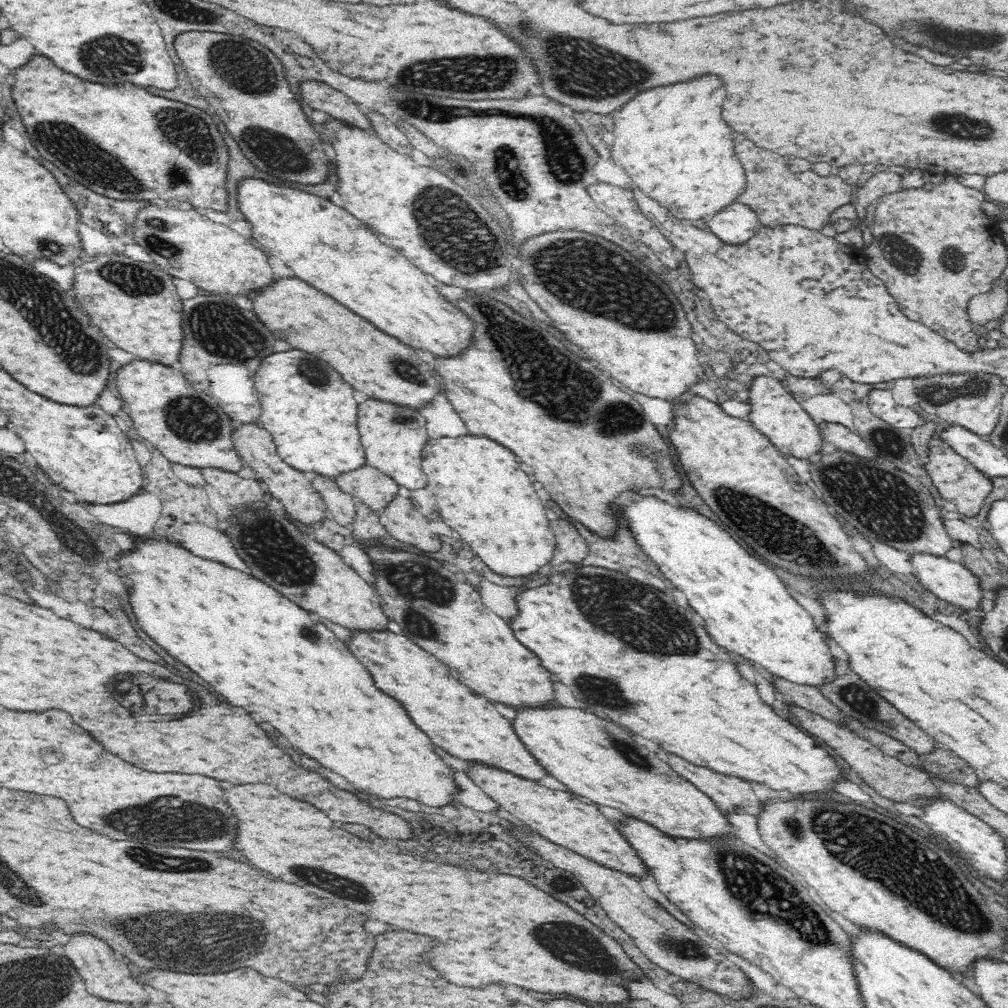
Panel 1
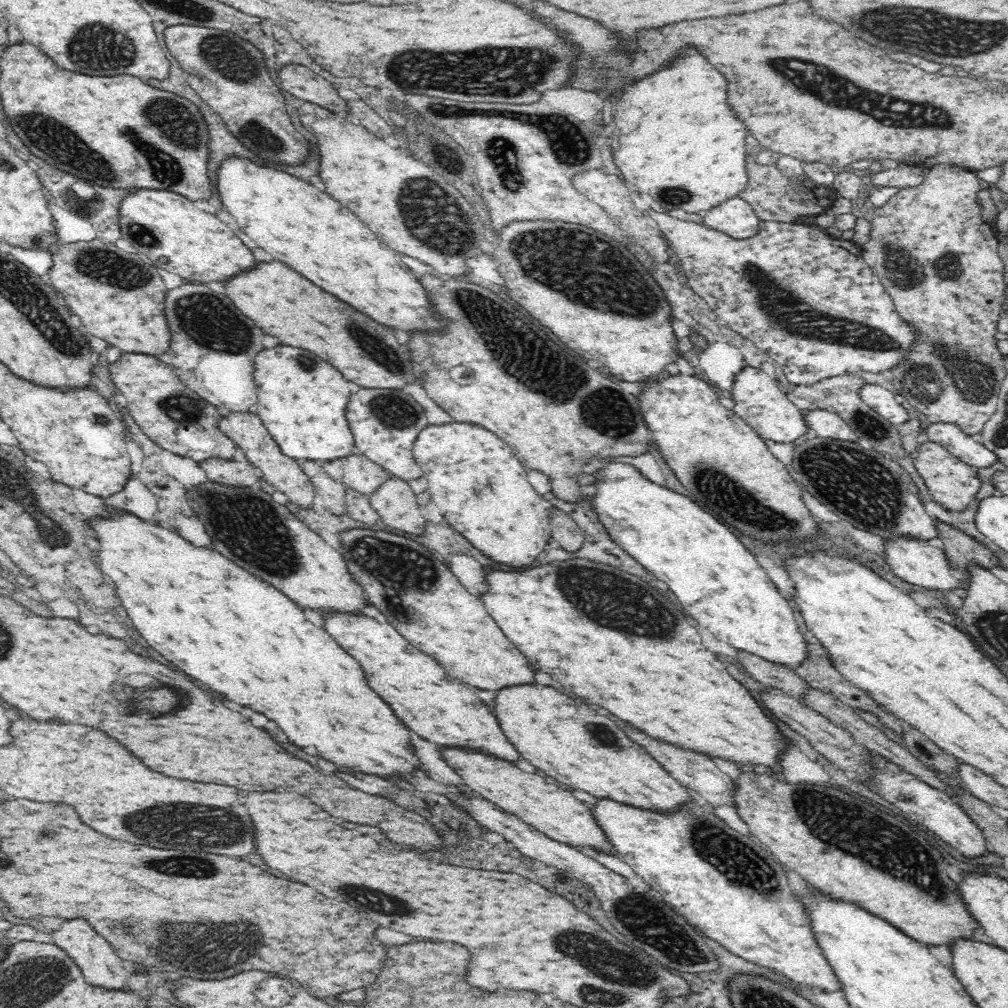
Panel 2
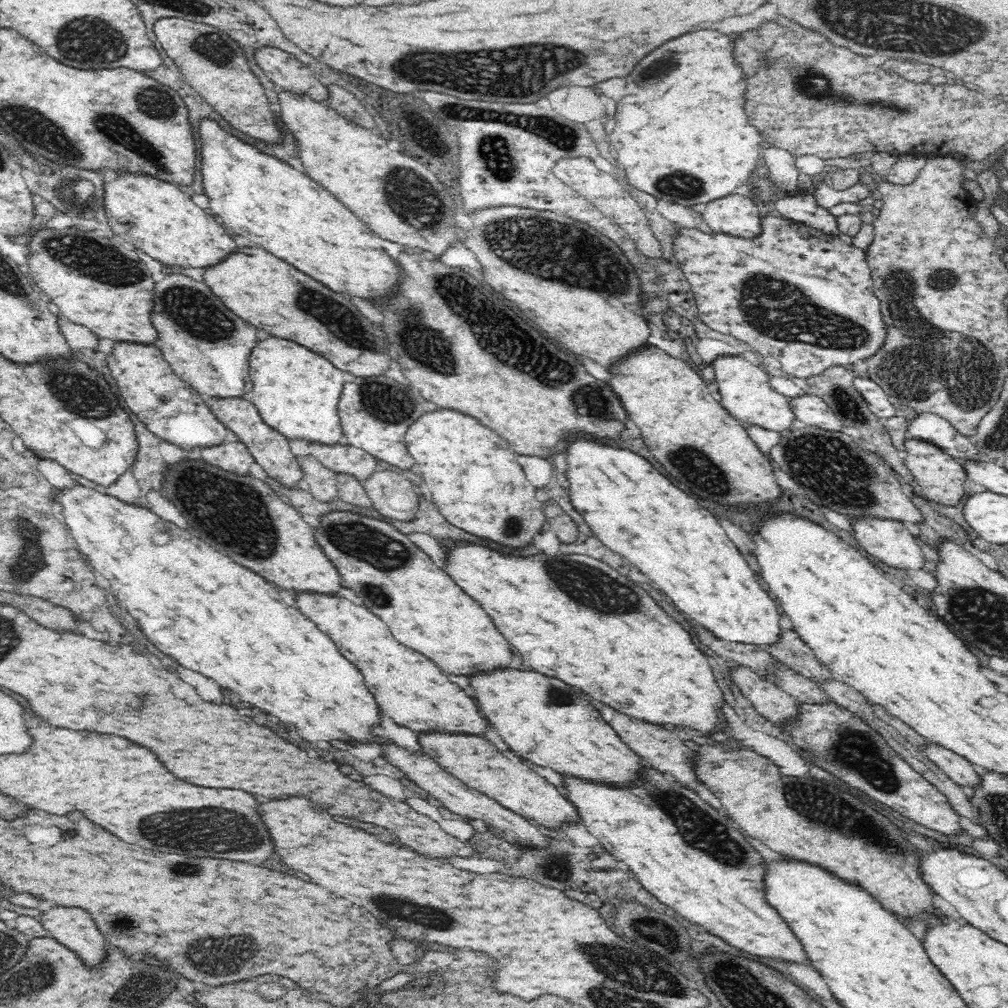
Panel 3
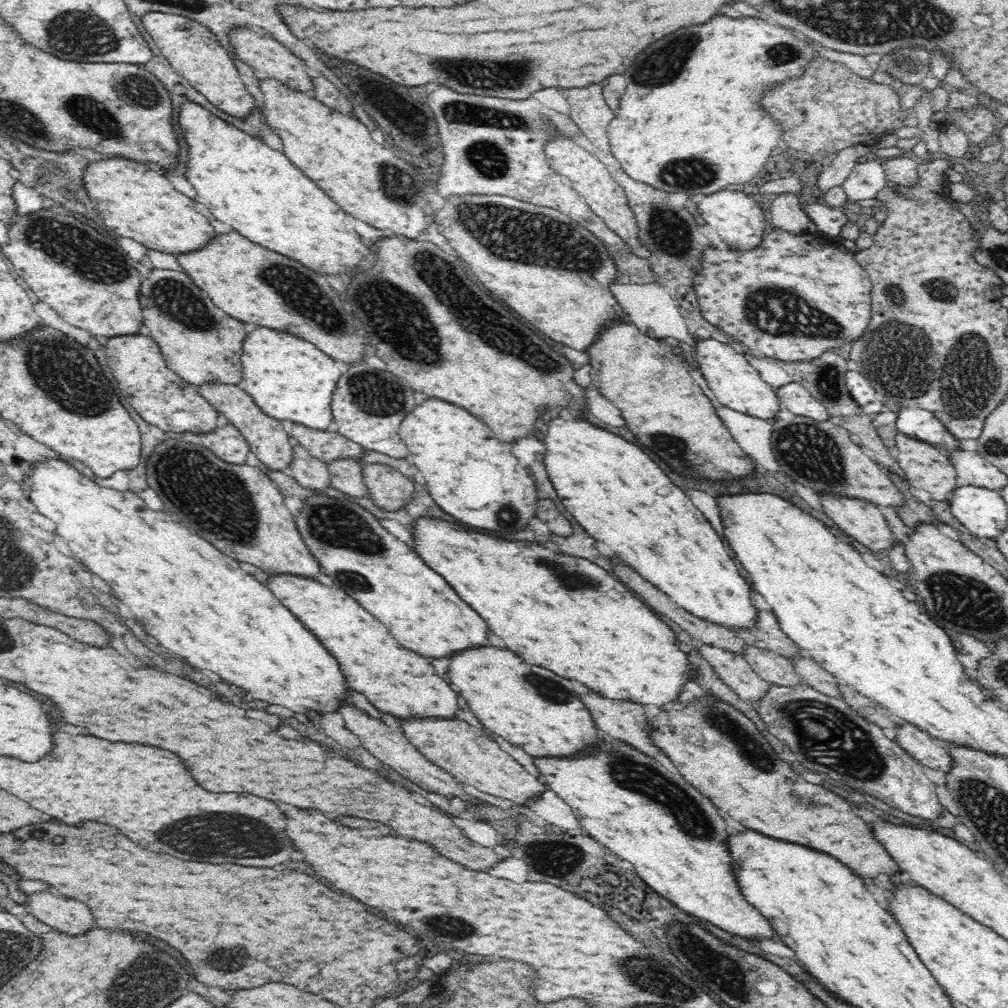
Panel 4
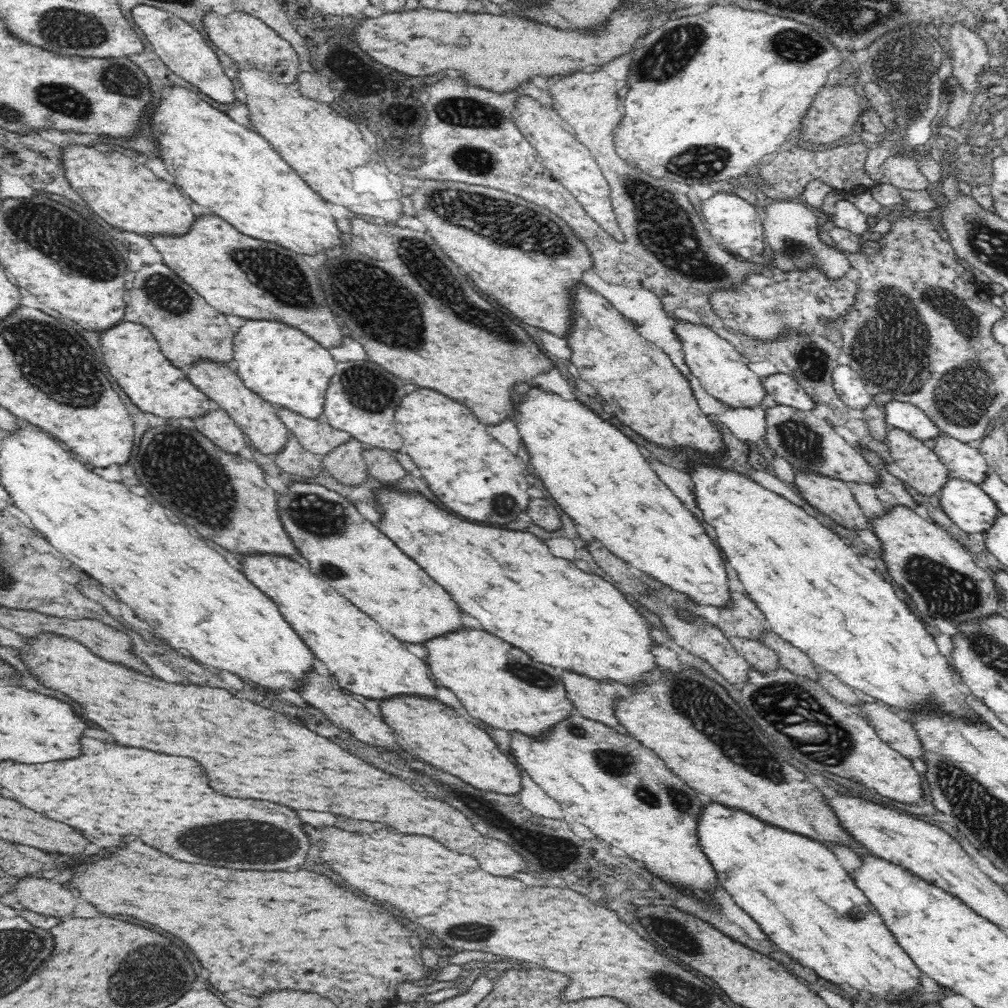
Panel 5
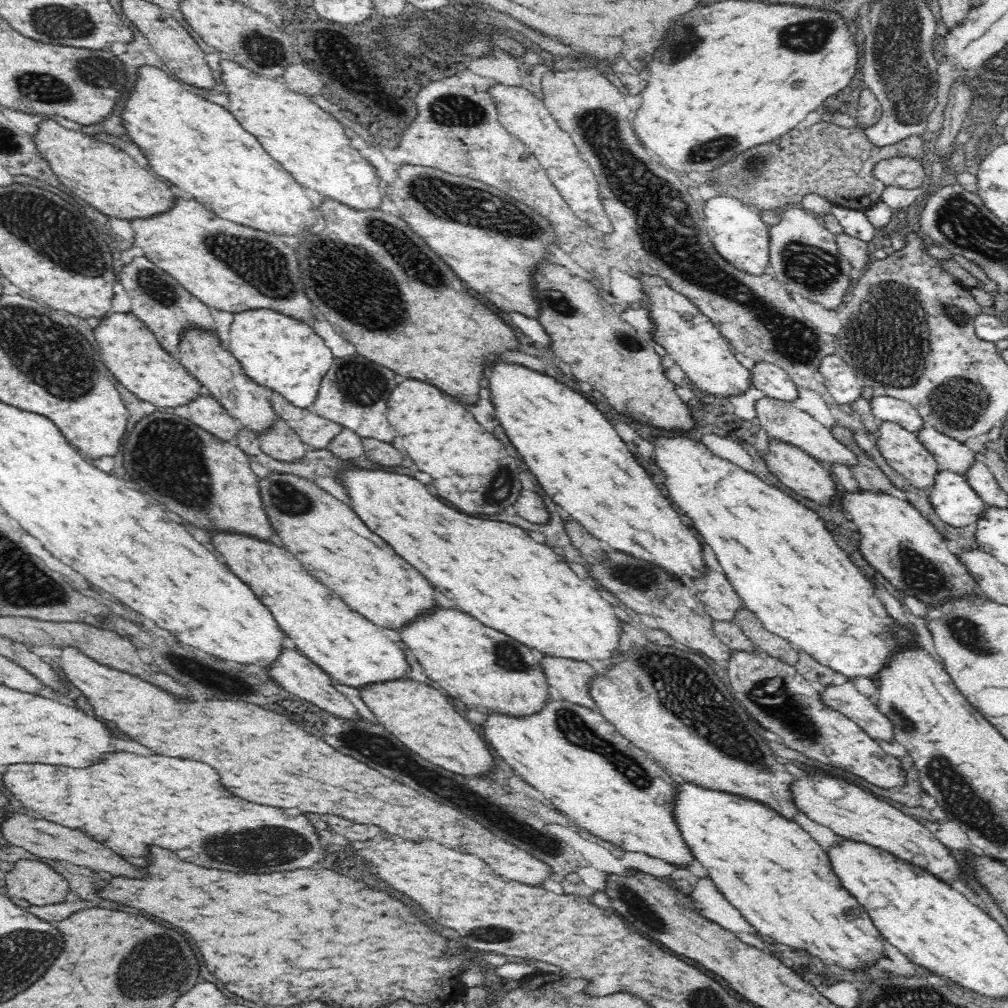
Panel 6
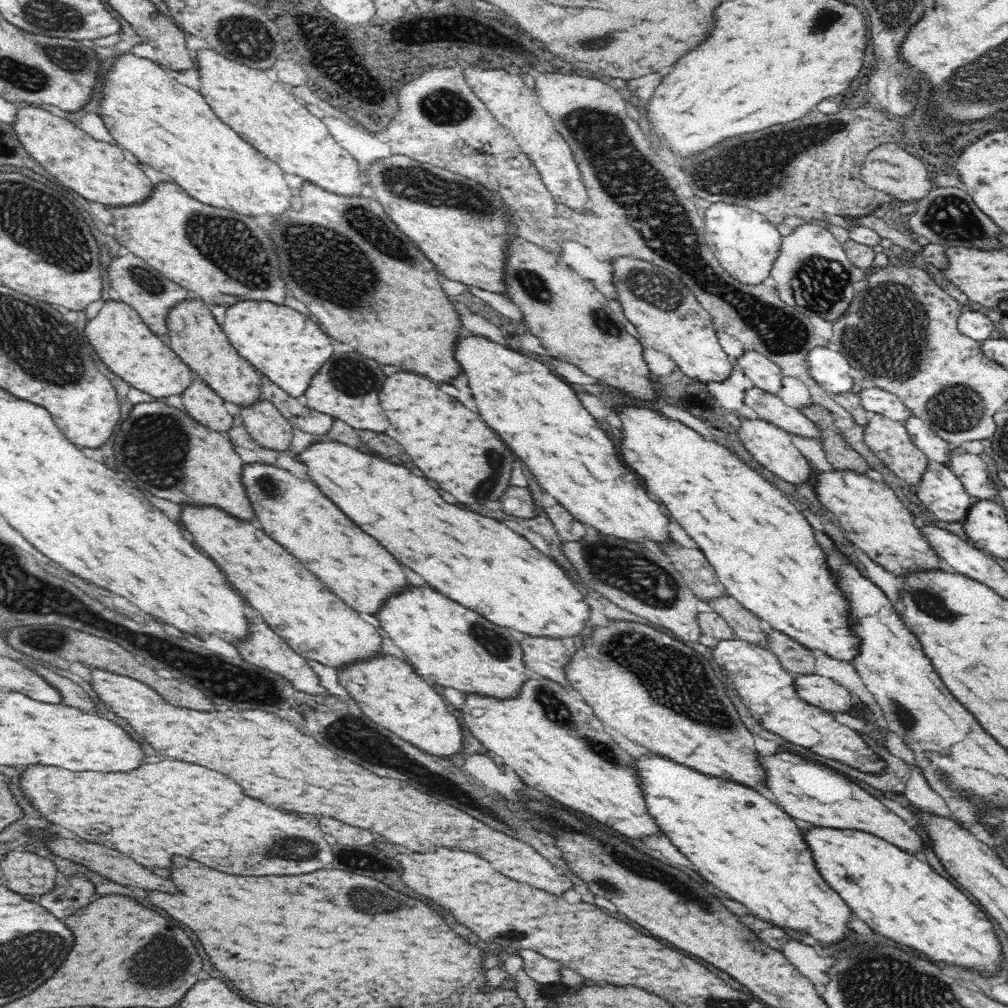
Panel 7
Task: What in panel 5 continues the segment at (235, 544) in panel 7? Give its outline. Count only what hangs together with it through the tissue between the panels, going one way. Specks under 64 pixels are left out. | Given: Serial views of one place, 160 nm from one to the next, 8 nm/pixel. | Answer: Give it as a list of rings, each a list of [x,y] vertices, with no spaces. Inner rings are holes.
[[[251,555],[242,556],[244,574],[264,594],[271,597],[280,609],[284,619],[292,628],[300,633],[311,649],[327,668],[336,676],[339,686],[353,696],[380,701],[398,698],[398,696],[417,696],[420,699],[437,700],[438,682],[431,674],[431,668],[426,660],[416,658],[402,642],[394,638],[380,624],[365,612],[362,612],[351,600],[340,593],[328,582],[316,576],[310,568],[300,566],[300,563],[285,556]]]

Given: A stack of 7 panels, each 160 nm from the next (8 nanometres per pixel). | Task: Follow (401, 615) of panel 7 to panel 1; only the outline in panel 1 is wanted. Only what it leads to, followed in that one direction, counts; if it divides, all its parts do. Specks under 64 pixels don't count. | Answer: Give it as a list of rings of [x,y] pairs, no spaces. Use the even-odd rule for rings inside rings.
[[[561,705],[518,711],[512,723],[548,774],[580,798],[621,810],[626,817],[649,824],[672,839],[719,843],[738,837],[732,821],[712,797],[638,744],[624,727]]]

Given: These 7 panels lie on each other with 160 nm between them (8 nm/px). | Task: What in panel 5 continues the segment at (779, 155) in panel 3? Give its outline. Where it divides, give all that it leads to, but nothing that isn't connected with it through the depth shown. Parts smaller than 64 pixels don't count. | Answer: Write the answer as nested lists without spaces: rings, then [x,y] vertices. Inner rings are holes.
[[[771,200],[763,201],[762,221],[765,236],[775,256],[775,263],[786,270],[806,269],[809,265],[819,264],[820,268],[828,273],[832,279],[844,276],[851,268],[848,257],[840,252],[838,248],[828,246],[820,240],[818,221],[814,215],[814,209],[807,208],[802,203],[793,200]]]

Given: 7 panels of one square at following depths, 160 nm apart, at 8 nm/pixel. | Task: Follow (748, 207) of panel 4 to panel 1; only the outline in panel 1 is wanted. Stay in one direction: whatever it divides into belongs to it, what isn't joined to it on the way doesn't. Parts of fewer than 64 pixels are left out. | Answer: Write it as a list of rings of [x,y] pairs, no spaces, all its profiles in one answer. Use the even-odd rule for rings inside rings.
[[[735,201],[706,221],[706,229],[722,243],[744,244],[751,239],[760,224],[757,214],[745,204]]]

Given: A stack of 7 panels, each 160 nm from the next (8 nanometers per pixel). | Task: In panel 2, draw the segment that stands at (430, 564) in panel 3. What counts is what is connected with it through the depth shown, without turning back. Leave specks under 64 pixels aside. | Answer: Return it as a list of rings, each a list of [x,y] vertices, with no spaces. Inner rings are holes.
[[[370,527],[354,528],[340,534],[344,548],[340,550],[352,576],[364,587],[369,603],[387,618],[412,646],[434,657],[446,672],[474,689],[502,691],[504,688],[536,684],[536,669],[528,657],[498,628],[498,624],[484,605],[460,579],[448,570],[436,556],[436,551],[404,536]]]

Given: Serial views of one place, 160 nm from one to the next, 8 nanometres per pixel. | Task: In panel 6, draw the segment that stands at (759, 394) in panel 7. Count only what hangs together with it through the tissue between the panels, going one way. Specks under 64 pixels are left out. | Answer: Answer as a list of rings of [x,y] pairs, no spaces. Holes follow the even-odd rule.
[[[767,396],[756,402],[756,411],[757,423],[764,427],[771,439],[796,447],[825,467],[827,467],[827,464],[842,464],[842,466],[847,466],[849,469],[858,466],[858,456],[855,452],[852,452],[847,445],[834,438],[827,426],[817,422],[808,412],[796,408],[794,404]]]

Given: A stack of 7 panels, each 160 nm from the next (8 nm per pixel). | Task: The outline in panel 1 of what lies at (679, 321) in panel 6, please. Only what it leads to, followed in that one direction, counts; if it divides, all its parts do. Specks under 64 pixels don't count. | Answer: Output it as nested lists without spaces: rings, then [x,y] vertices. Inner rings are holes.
[[[759,377],[752,382],[744,394],[752,407],[749,421],[785,456],[794,456],[800,460],[811,460],[824,448],[823,433],[816,422],[805,412],[800,399],[788,392],[780,380]]]

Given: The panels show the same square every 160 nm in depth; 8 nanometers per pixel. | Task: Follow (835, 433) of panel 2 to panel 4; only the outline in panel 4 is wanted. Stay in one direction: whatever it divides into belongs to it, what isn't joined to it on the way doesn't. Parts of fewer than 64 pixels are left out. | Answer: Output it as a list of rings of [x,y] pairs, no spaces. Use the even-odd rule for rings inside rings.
[[[798,382],[776,389],[781,404],[796,417],[812,418],[818,422],[829,422],[828,409]]]

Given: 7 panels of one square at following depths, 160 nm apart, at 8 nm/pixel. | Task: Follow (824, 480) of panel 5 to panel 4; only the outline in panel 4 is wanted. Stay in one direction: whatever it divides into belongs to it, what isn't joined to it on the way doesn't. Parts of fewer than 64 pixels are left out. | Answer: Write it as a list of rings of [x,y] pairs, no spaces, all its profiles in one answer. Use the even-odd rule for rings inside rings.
[[[818,495],[823,512],[852,540],[858,540],[873,553],[890,552],[902,542],[892,532],[882,512],[869,502],[848,497]]]

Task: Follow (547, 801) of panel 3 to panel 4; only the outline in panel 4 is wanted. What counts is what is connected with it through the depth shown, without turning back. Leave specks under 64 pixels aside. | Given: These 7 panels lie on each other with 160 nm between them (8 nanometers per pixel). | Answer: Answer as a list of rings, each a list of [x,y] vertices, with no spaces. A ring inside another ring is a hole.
[[[460,719],[400,720],[400,729],[428,760],[461,783],[469,785],[473,791],[503,798],[526,808],[528,800],[536,800],[549,790],[539,777],[529,774],[524,766],[520,766],[508,752],[502,750],[492,734],[486,736],[485,729],[471,726]]]

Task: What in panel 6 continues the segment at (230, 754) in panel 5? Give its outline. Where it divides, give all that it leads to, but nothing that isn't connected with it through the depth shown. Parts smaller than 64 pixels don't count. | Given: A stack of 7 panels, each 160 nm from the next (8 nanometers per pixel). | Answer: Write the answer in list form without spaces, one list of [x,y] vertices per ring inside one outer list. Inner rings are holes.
[[[72,645],[62,647],[62,654],[60,654],[58,662],[60,662],[61,674],[64,674],[68,678],[68,682],[88,698],[88,704],[94,708],[94,714],[98,718],[114,724],[122,734],[126,734],[128,738],[136,740],[138,744],[150,748],[156,754],[200,760],[200,762],[210,764],[220,774],[220,782],[224,784],[224,788],[230,790],[234,796],[240,796],[248,802],[272,804],[278,808],[296,808],[300,812],[308,810],[308,812],[316,812],[316,814],[340,814],[340,816],[355,823],[372,822],[372,824],[378,824],[392,834],[412,838],[412,840],[432,838],[432,840],[440,840],[440,844],[444,840],[448,844],[454,844],[456,848],[462,848],[462,852],[480,854],[480,858],[486,864],[490,864],[492,870],[496,870],[500,874],[522,874],[522,876],[504,876],[504,878],[524,882],[524,884],[540,884],[542,878],[551,874],[546,863],[528,855],[517,846],[500,840],[495,834],[484,829],[476,820],[453,807],[441,804],[440,800],[436,801],[436,798],[430,794],[419,793],[407,784],[398,783],[380,771],[334,750],[330,744],[326,744],[324,740],[302,730],[298,724],[294,724],[292,720],[288,720],[282,714],[276,714],[272,710],[264,710],[262,706],[256,706],[256,704],[244,702],[244,700],[194,702],[188,698],[180,698],[180,696],[174,696],[166,690],[160,690],[155,684],[150,684],[132,673],[100,664]]]

